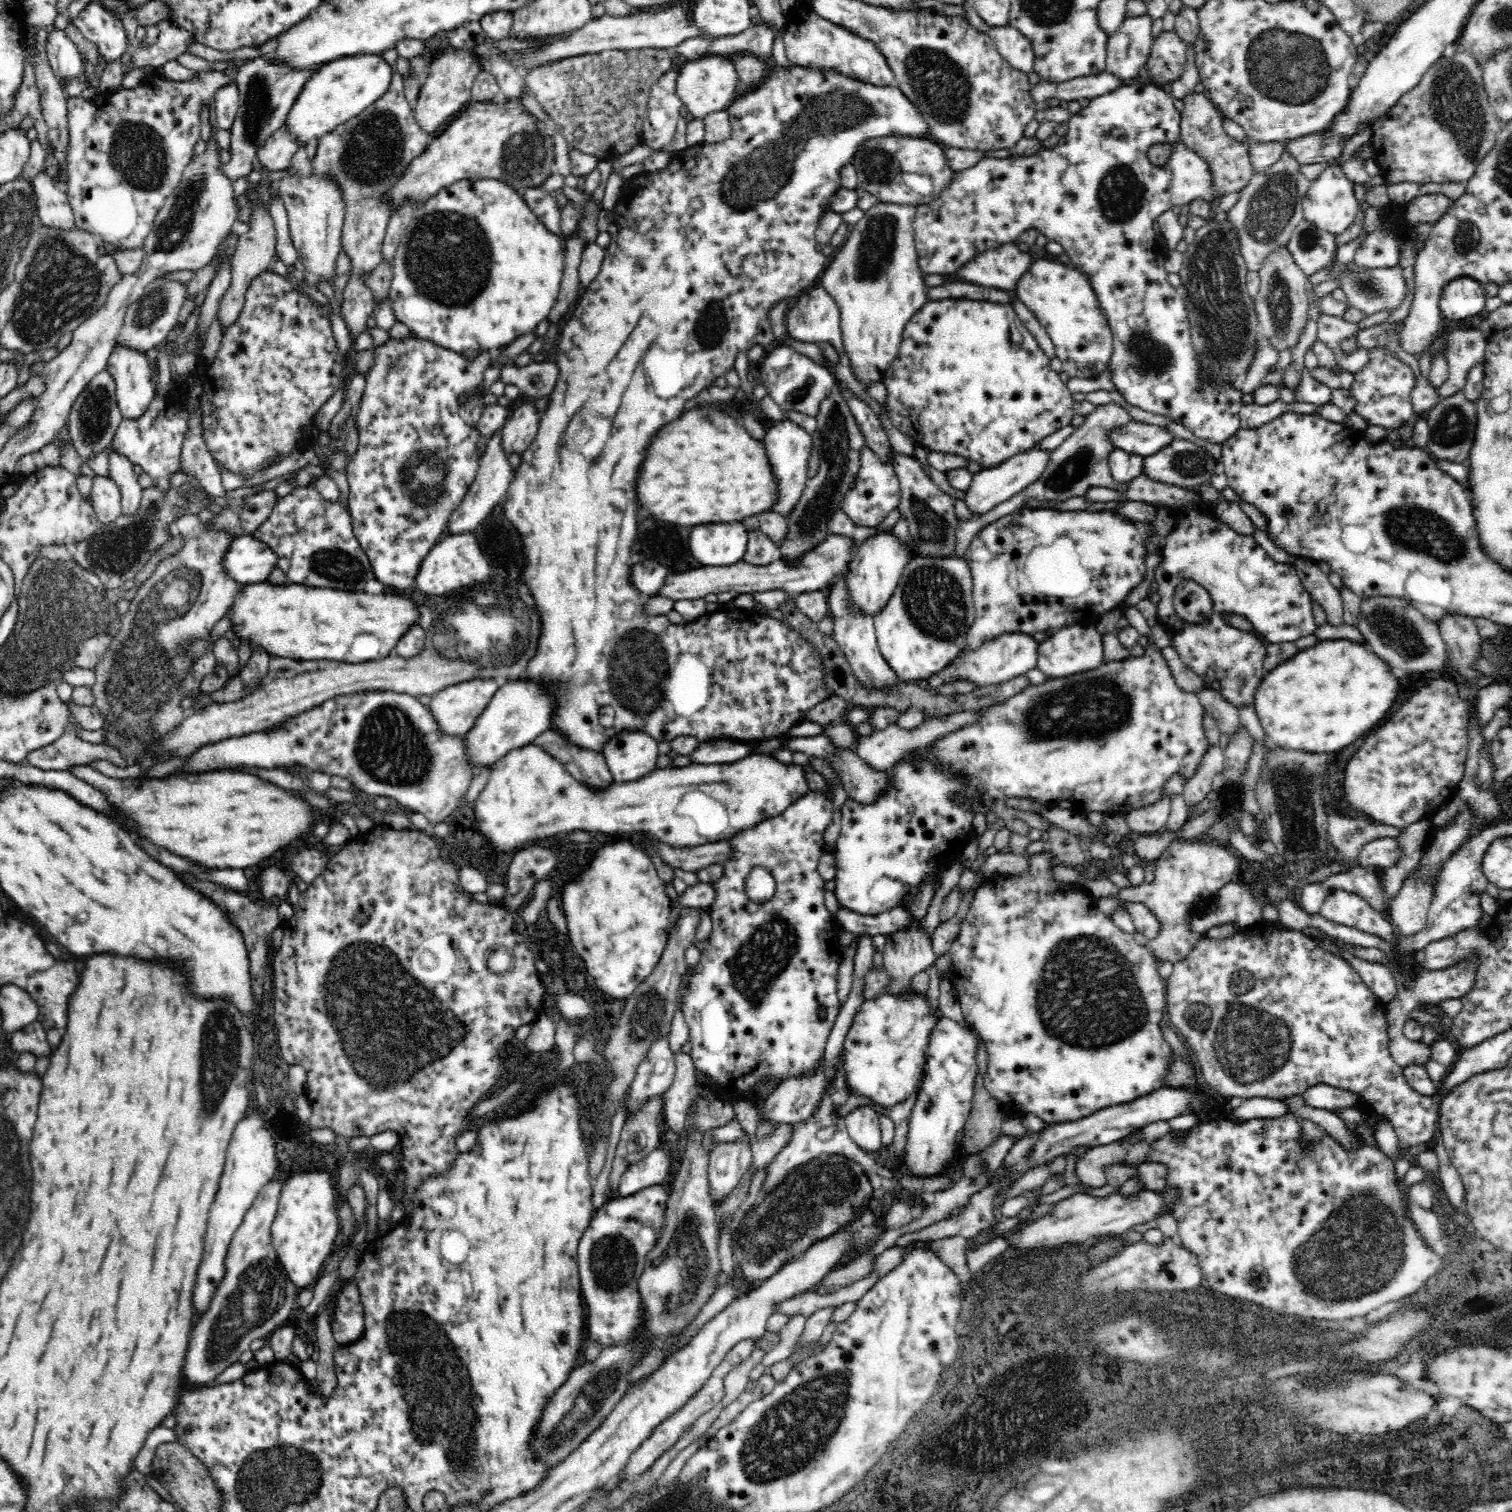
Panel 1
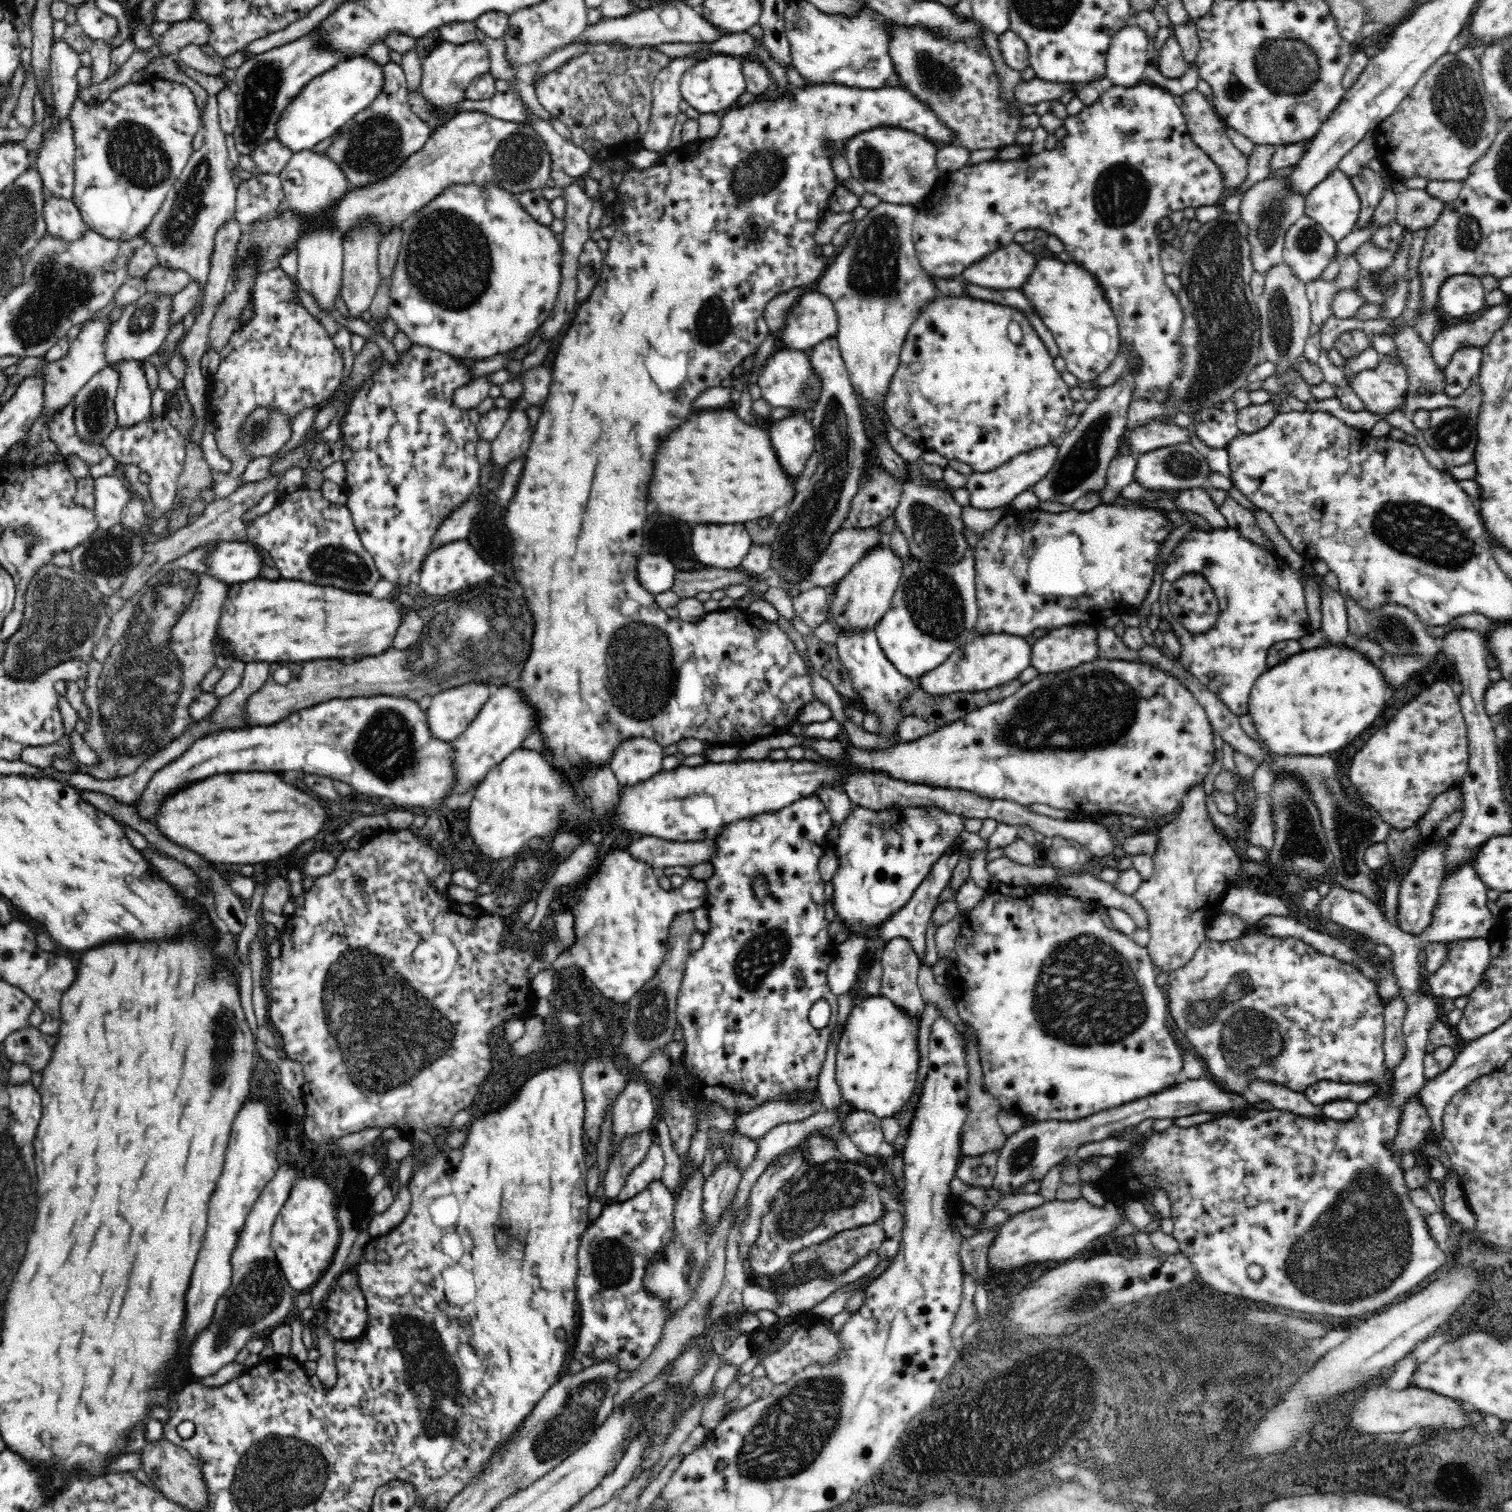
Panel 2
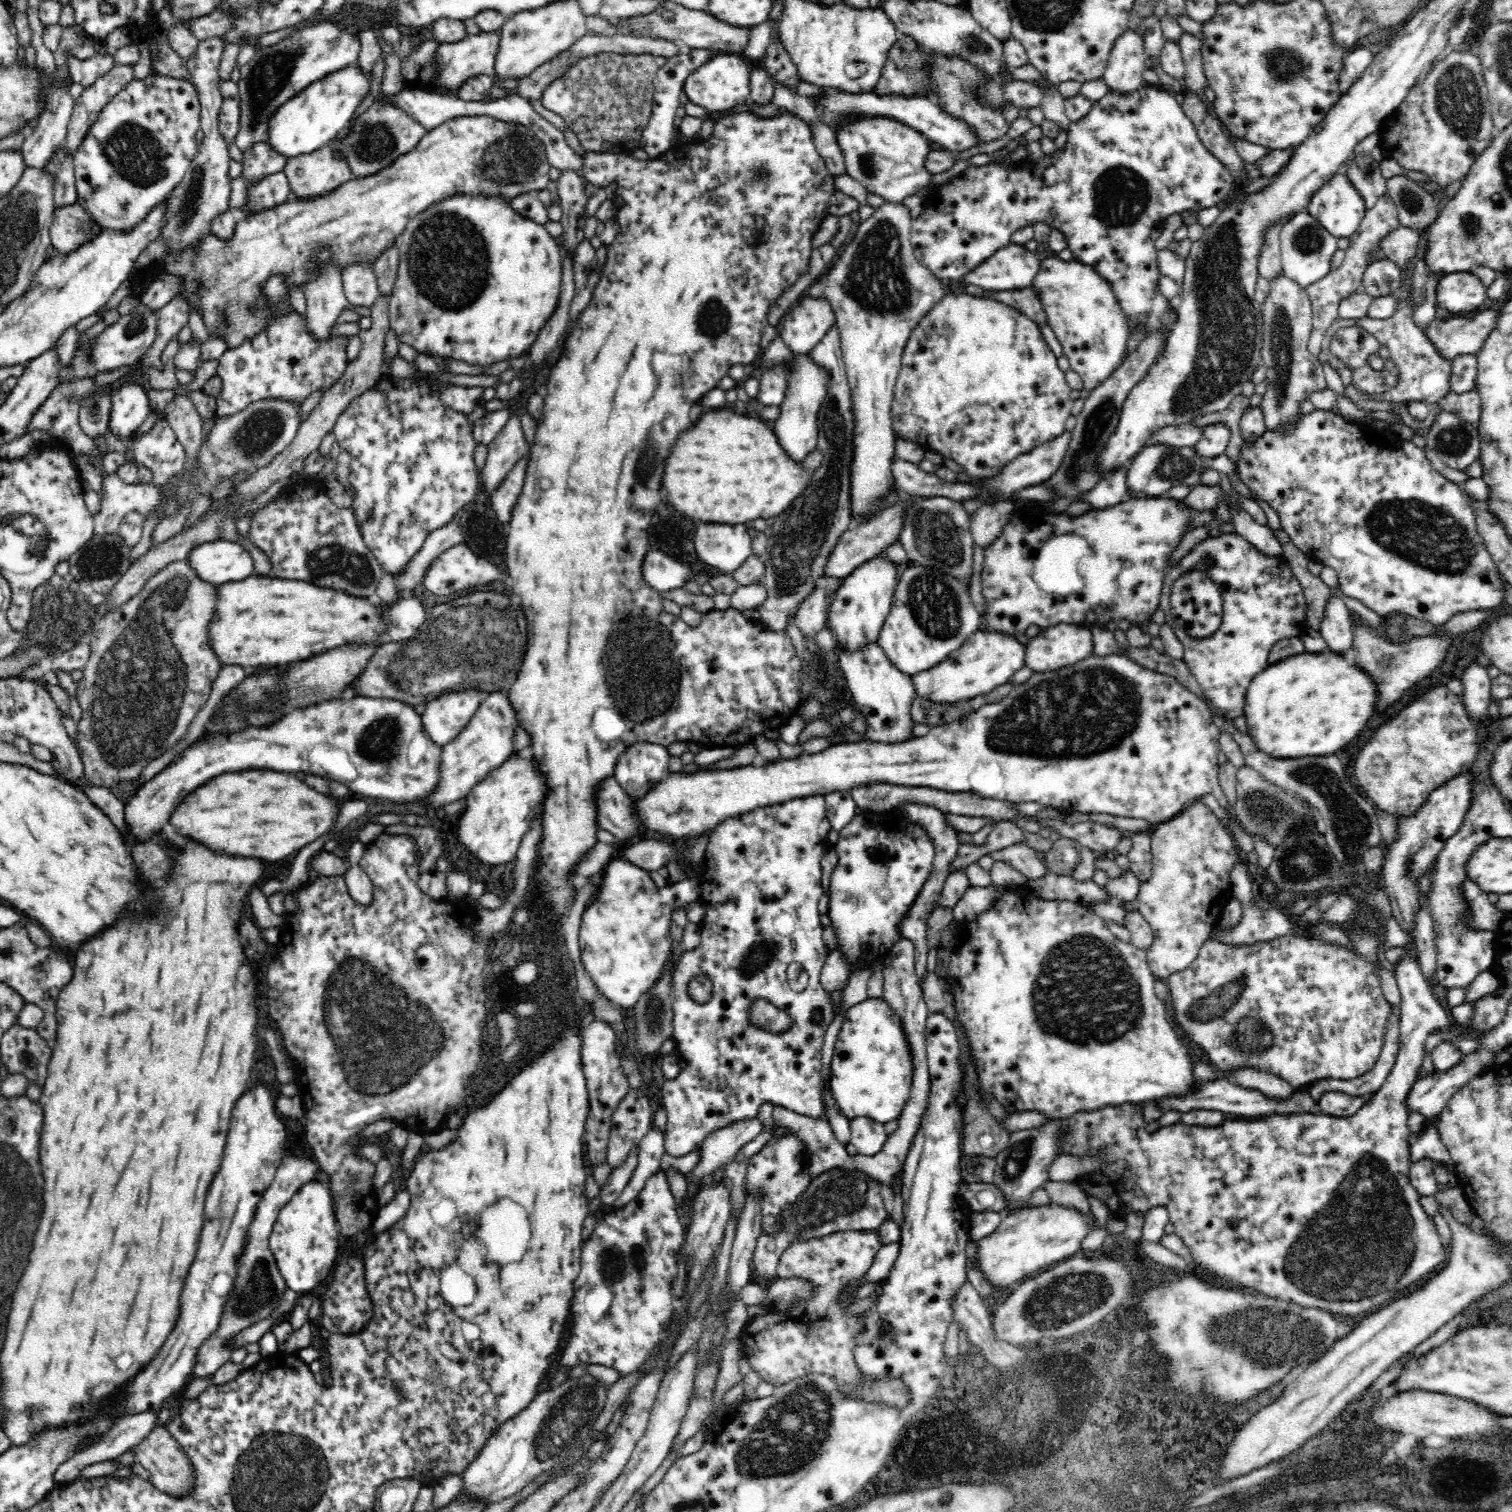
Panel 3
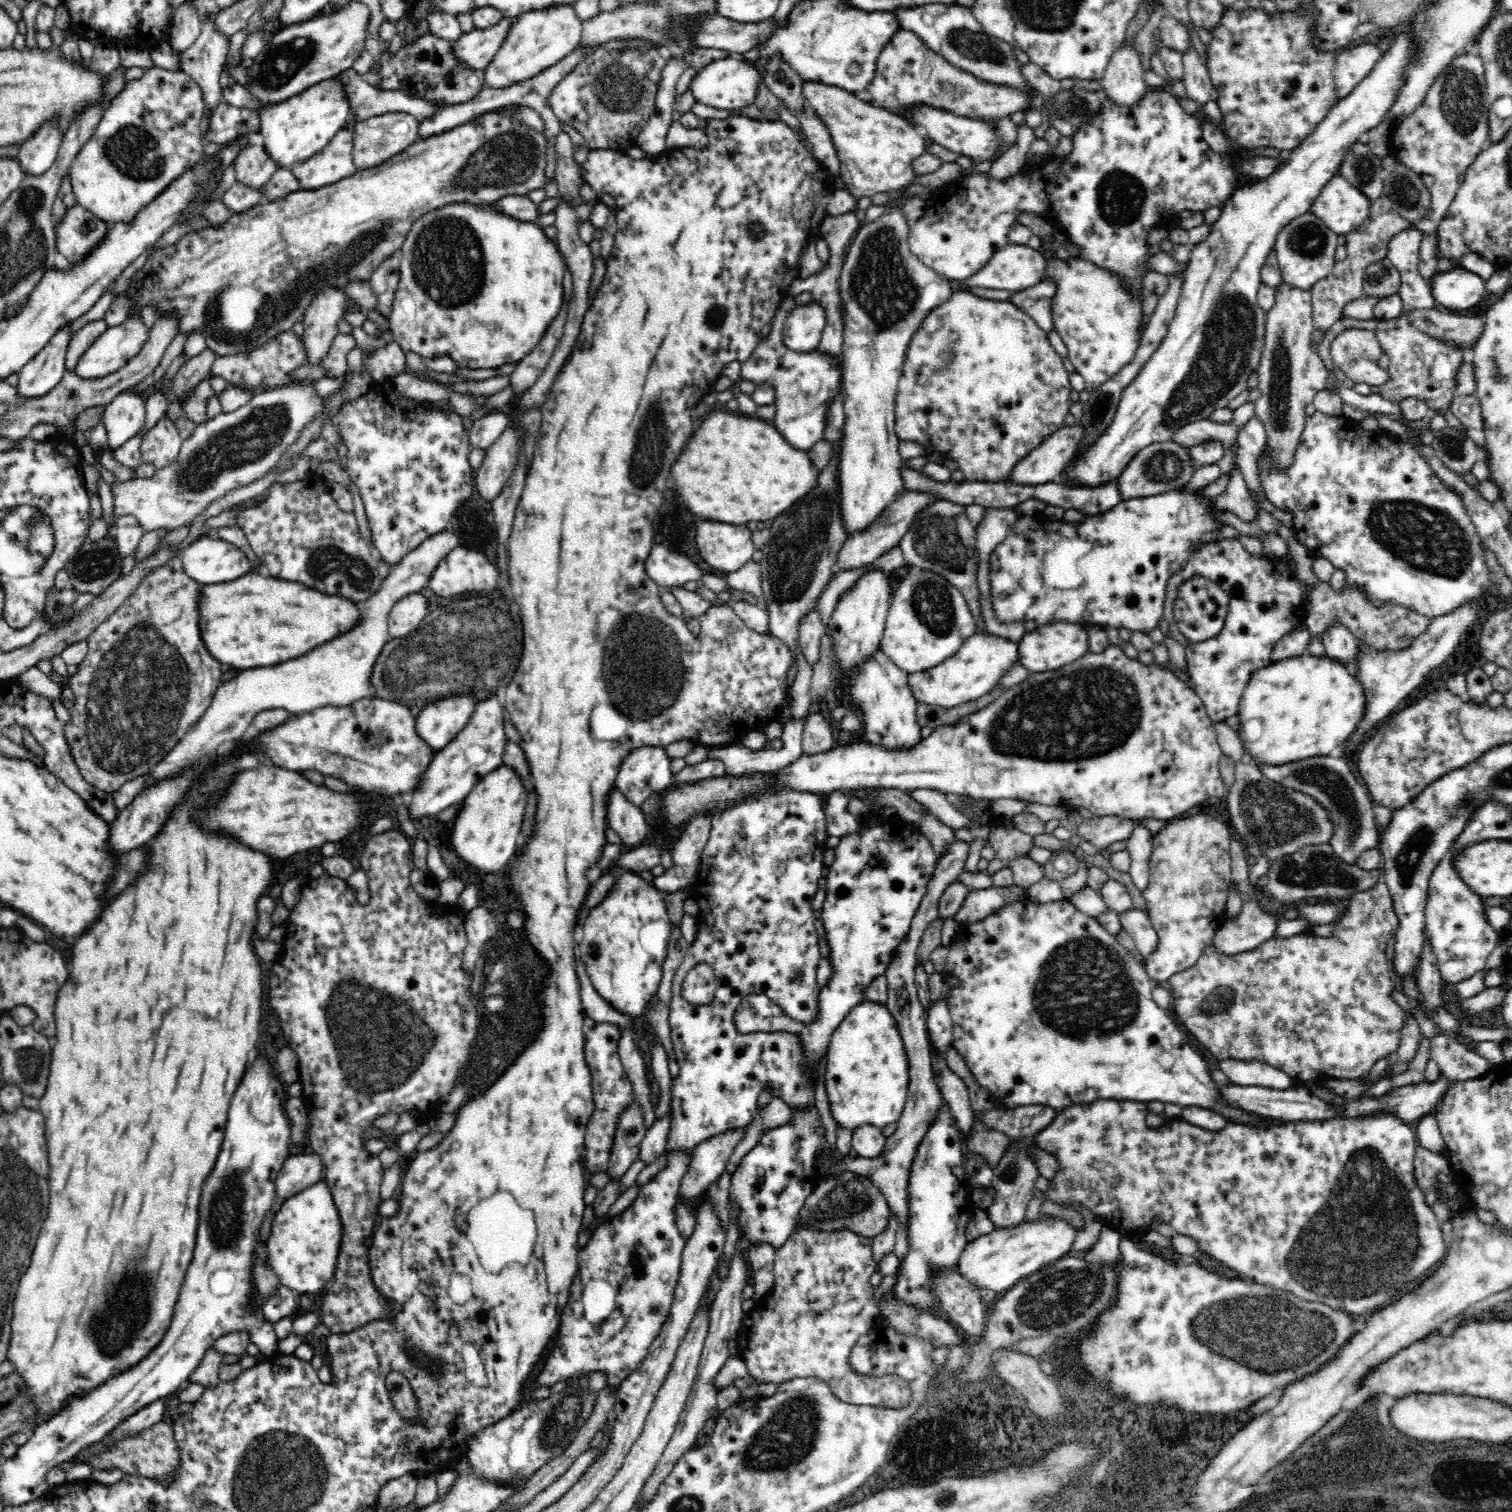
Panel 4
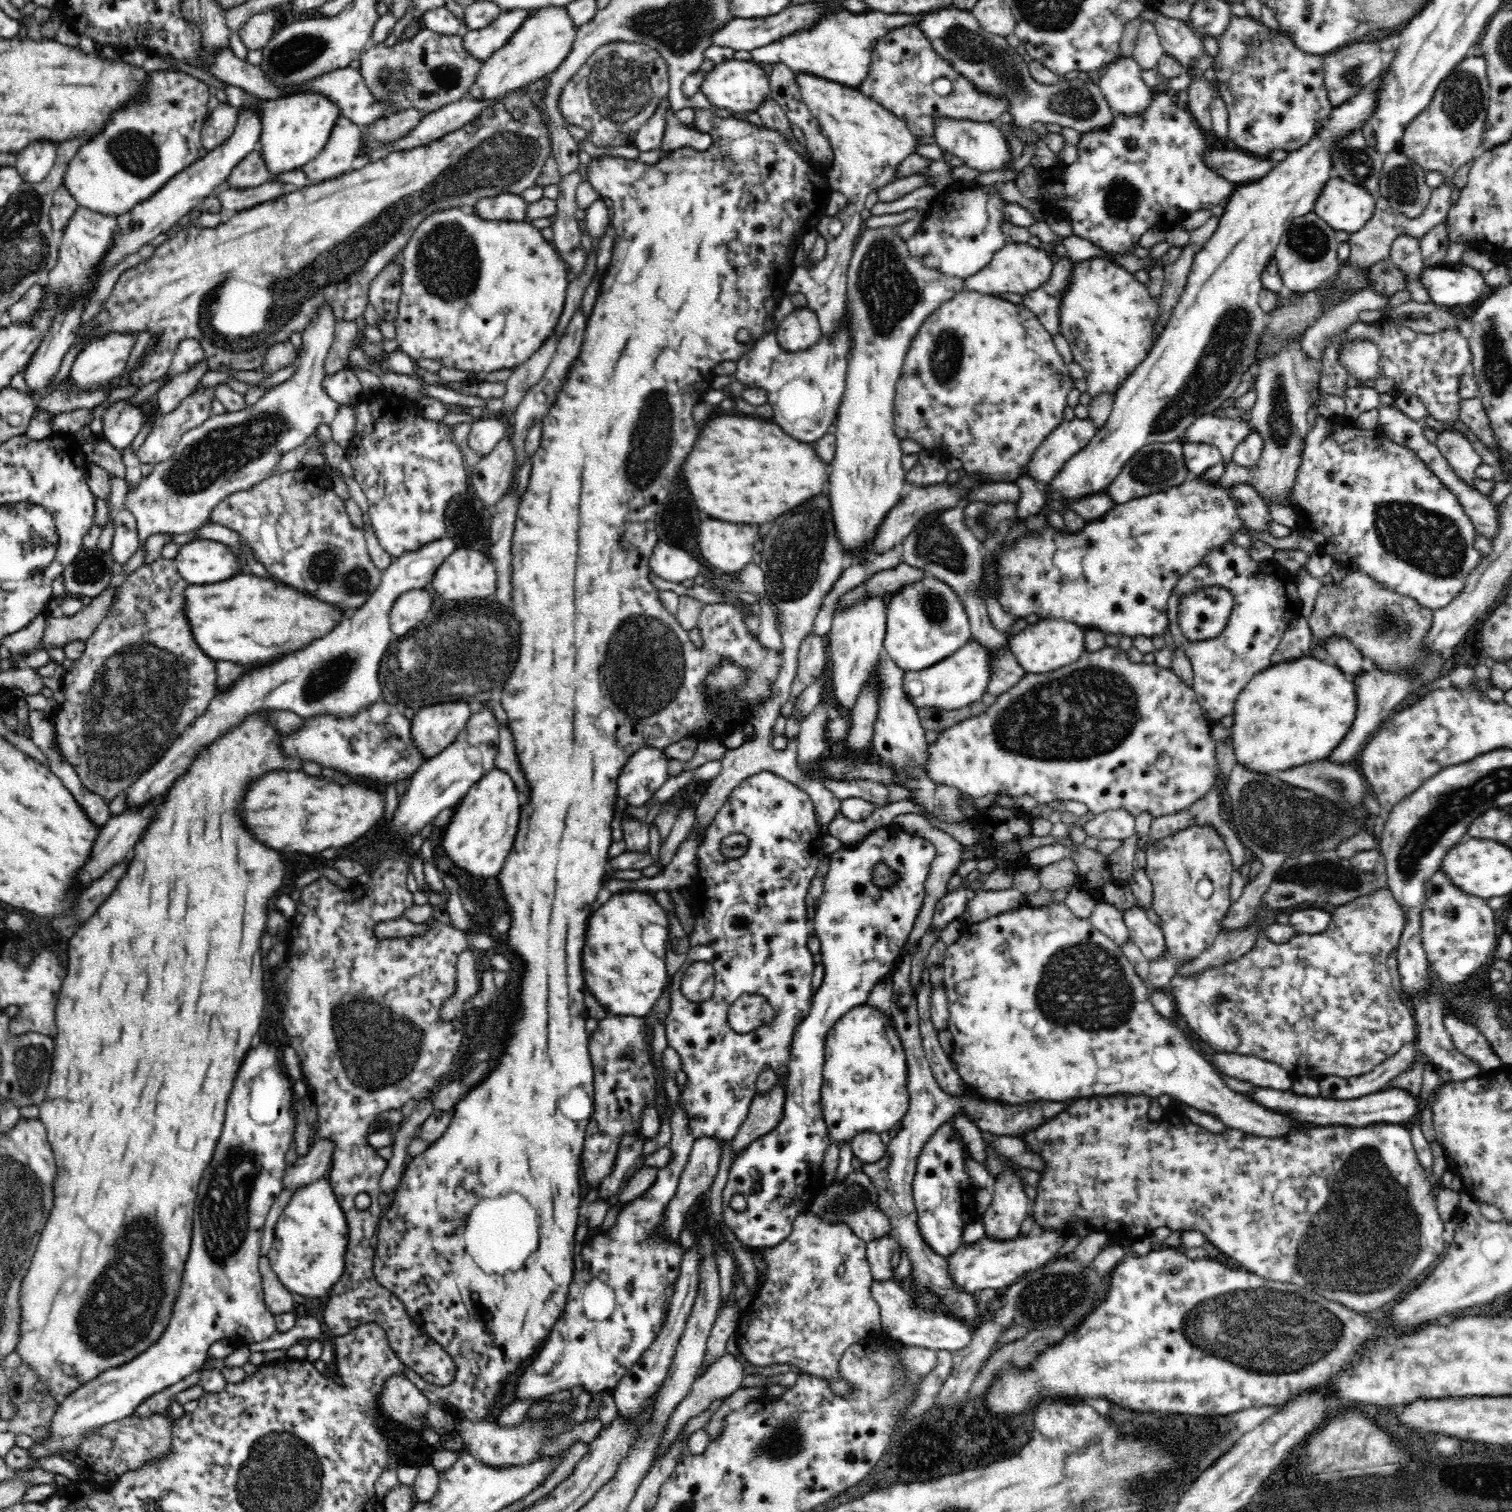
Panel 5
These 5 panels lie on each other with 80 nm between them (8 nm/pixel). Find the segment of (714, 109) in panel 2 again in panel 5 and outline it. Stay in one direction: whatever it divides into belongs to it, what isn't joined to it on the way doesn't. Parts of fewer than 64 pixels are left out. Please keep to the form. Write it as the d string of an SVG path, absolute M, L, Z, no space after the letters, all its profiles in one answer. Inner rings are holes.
M734 58L714 63L708 72L704 72L704 80L698 86L698 91L702 92L716 108L725 108L741 116L756 111L756 108L764 102L764 98L770 96L770 85L768 85L768 74L754 60Z

